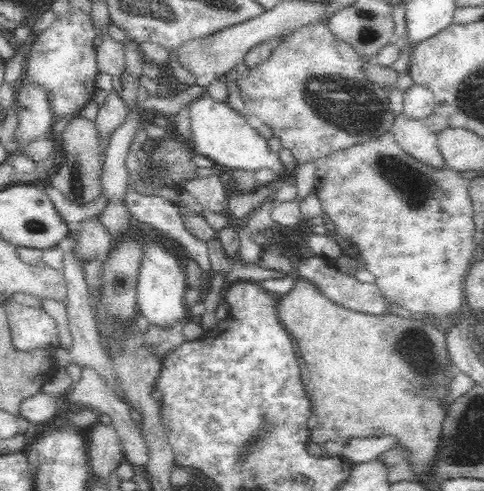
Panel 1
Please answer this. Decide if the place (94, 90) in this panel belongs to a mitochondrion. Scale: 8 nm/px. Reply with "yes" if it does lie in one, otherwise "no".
no

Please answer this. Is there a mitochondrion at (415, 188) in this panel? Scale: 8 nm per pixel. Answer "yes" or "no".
yes

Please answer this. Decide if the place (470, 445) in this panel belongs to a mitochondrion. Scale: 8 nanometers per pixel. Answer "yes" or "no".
yes

